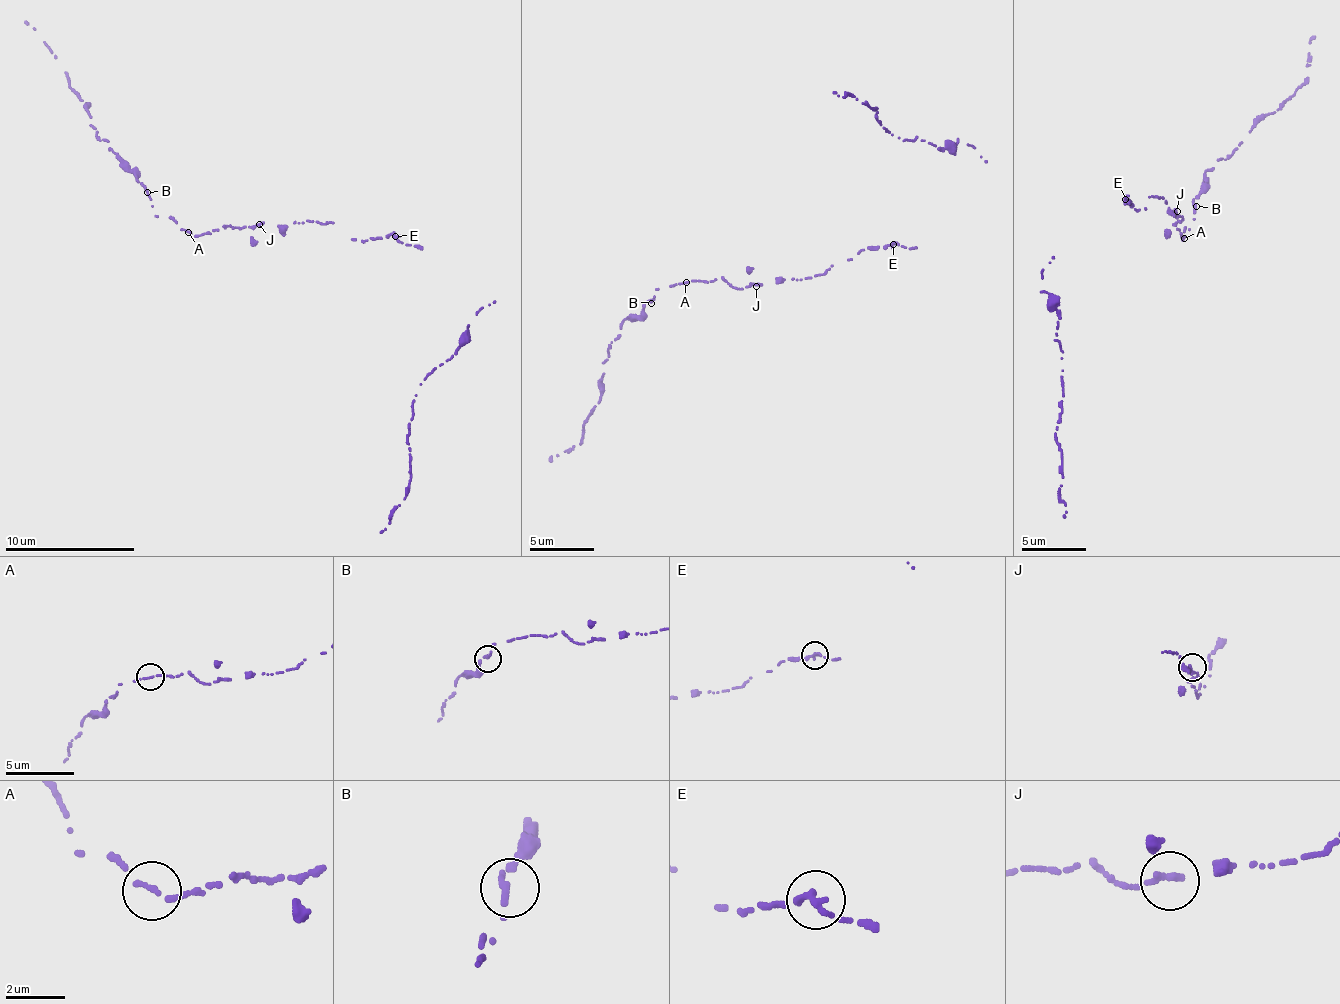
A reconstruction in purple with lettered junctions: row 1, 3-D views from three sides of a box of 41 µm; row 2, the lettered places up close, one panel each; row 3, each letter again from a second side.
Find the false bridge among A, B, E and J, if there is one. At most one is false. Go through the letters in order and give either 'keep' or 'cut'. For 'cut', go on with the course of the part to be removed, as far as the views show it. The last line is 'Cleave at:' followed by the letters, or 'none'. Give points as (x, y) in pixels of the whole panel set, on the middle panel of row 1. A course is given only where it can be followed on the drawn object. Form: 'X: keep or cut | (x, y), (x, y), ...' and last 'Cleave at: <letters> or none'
A: keep
B: keep
E: keep
J: keep
Cleave at: none

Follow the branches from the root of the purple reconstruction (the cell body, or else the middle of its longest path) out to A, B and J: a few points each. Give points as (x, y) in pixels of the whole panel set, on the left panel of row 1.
A: (296, 223), (258, 223), (255, 227), (240, 229), (222, 226), (219, 230), (203, 234), (187, 231)
B: (296, 223), (258, 223), (240, 229), (222, 226), (219, 230), (190, 234), (168, 217), (155, 214), (147, 192)
J: (296, 223), (259, 224)

